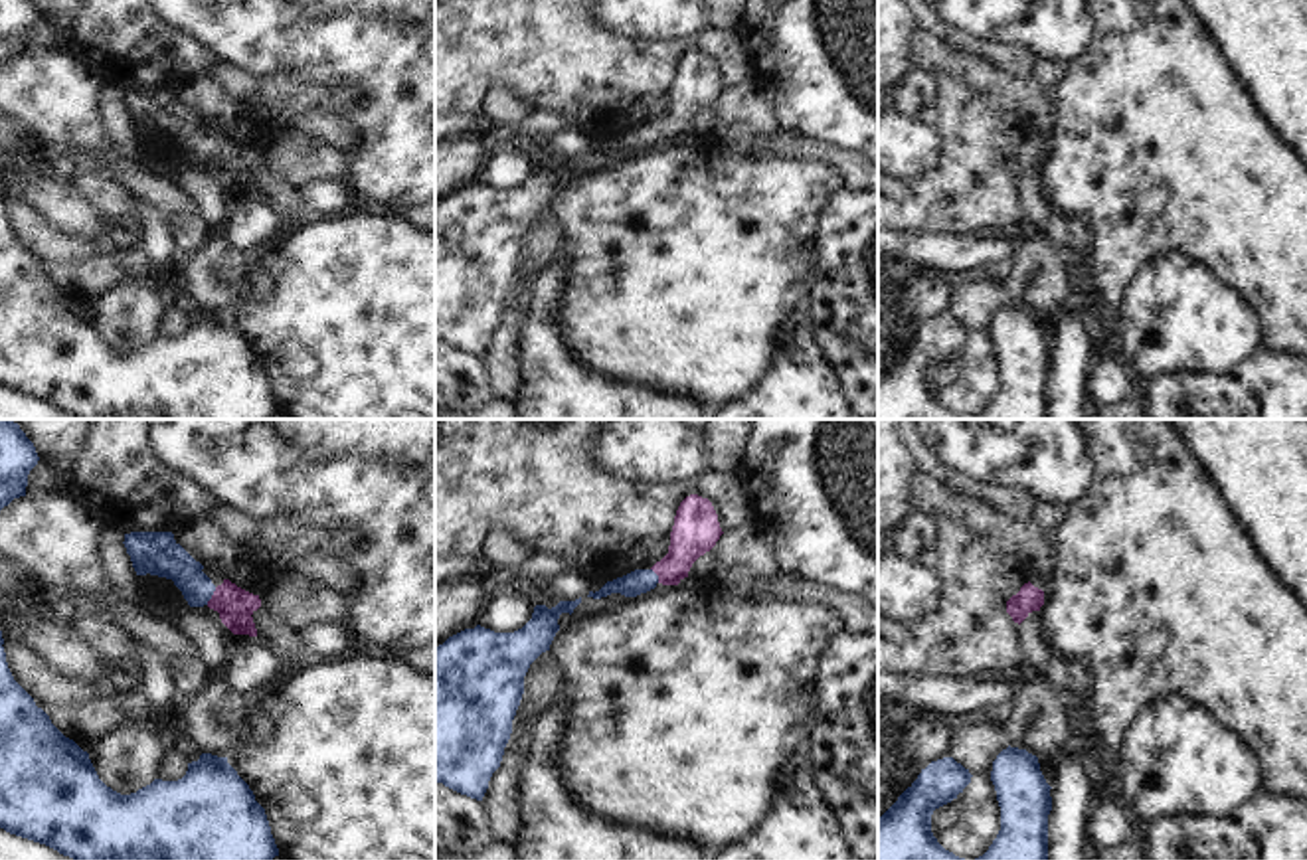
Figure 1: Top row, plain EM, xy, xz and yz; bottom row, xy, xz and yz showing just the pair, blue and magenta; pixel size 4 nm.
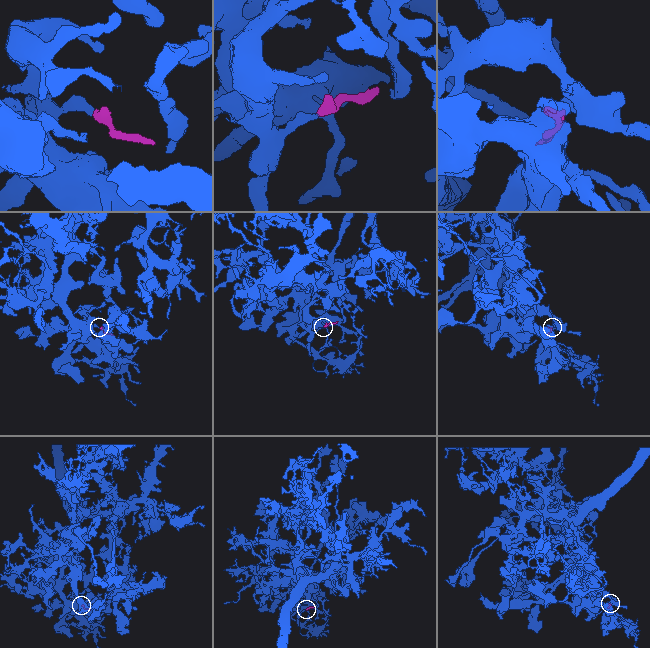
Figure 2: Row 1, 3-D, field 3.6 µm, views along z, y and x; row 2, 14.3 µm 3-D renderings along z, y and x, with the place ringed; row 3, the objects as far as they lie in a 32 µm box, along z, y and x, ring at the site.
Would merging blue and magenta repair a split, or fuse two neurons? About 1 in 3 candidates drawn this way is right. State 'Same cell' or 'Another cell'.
Same cell.

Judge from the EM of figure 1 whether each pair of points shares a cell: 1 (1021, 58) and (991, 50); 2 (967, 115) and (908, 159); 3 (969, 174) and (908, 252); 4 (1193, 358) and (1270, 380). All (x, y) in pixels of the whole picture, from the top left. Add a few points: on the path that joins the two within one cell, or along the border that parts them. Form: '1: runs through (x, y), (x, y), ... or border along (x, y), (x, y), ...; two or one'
1: runs through (1013, 58), (999, 56); one
2: border along (942, 129), (944, 157), (932, 171), (918, 176); two
3: border along (926, 234), (971, 238); two
4: border along (1260, 346), (1226, 372), (1187, 374); two

